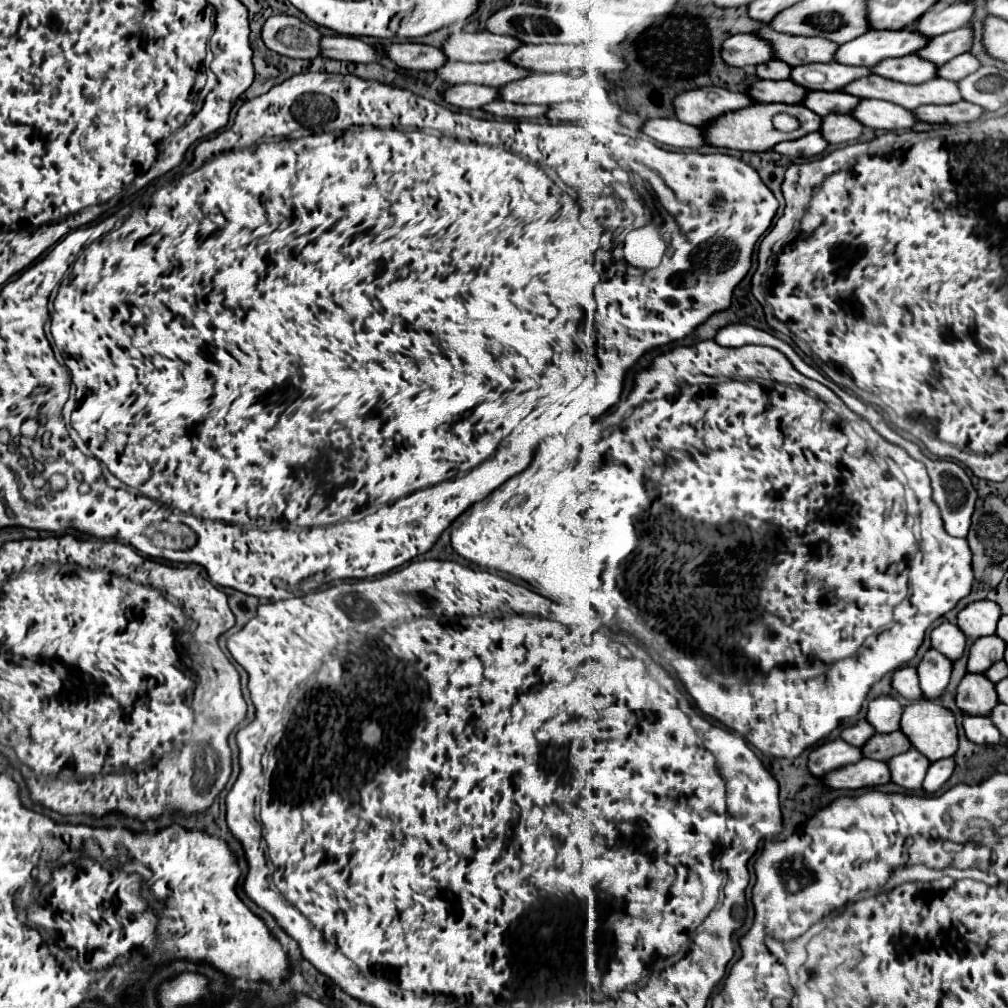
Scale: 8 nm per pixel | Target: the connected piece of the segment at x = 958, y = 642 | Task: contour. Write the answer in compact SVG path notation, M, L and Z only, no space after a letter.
M942 622L938 628L932 630L930 642L932 642L934 650L938 650L940 654L948 656L948 660L956 662L962 656L962 652L964 652L966 636L956 628L956 624Z

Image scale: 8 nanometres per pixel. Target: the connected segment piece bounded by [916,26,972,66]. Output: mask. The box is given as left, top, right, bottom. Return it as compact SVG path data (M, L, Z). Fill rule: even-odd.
M964 26L964 28L956 28L948 34L930 38L928 44L916 52L916 56L942 66L944 62L968 52L970 46L972 46L972 30L968 26Z

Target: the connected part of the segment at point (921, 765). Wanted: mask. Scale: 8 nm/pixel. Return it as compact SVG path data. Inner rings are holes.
M910 748L908 752L898 754L888 762L890 780L906 790L918 790L922 786L928 766L930 762L924 756L920 756L920 752Z

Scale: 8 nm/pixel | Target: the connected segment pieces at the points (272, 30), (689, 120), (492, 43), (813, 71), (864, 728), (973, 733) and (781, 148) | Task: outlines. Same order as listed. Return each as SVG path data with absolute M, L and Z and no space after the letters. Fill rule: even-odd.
M286 14L270 16L262 24L262 40L266 48L288 58L316 58L320 52L320 38L322 36L314 26Z
M704 86L678 94L672 102L672 108L676 120L700 128L716 116L750 106L750 102L752 100L744 92L732 92L718 86Z
M460 32L450 34L440 50L448 60L458 62L492 62L504 60L510 52L514 52L520 42L510 36L496 36L490 32Z
M828 62L828 64L806 64L804 68L792 68L790 80L806 90L836 92L836 90L842 90L844 84L850 84L852 80L864 74L870 74L870 70L868 68L848 68L844 64Z
M858 720L854 726L844 728L842 734L840 734L840 738L842 738L844 742L848 742L848 744L860 748L860 746L864 746L864 742L866 742L872 734L874 734L872 726L868 726L866 720Z
M966 716L962 726L964 726L966 738L972 740L974 744L998 744L1000 742L1000 732L988 716L982 716L982 718Z
M812 132L798 140L778 142L772 150L778 154L784 154L784 156L790 156L790 158L812 158L812 156L822 154L826 146L828 146L828 142L818 132Z

